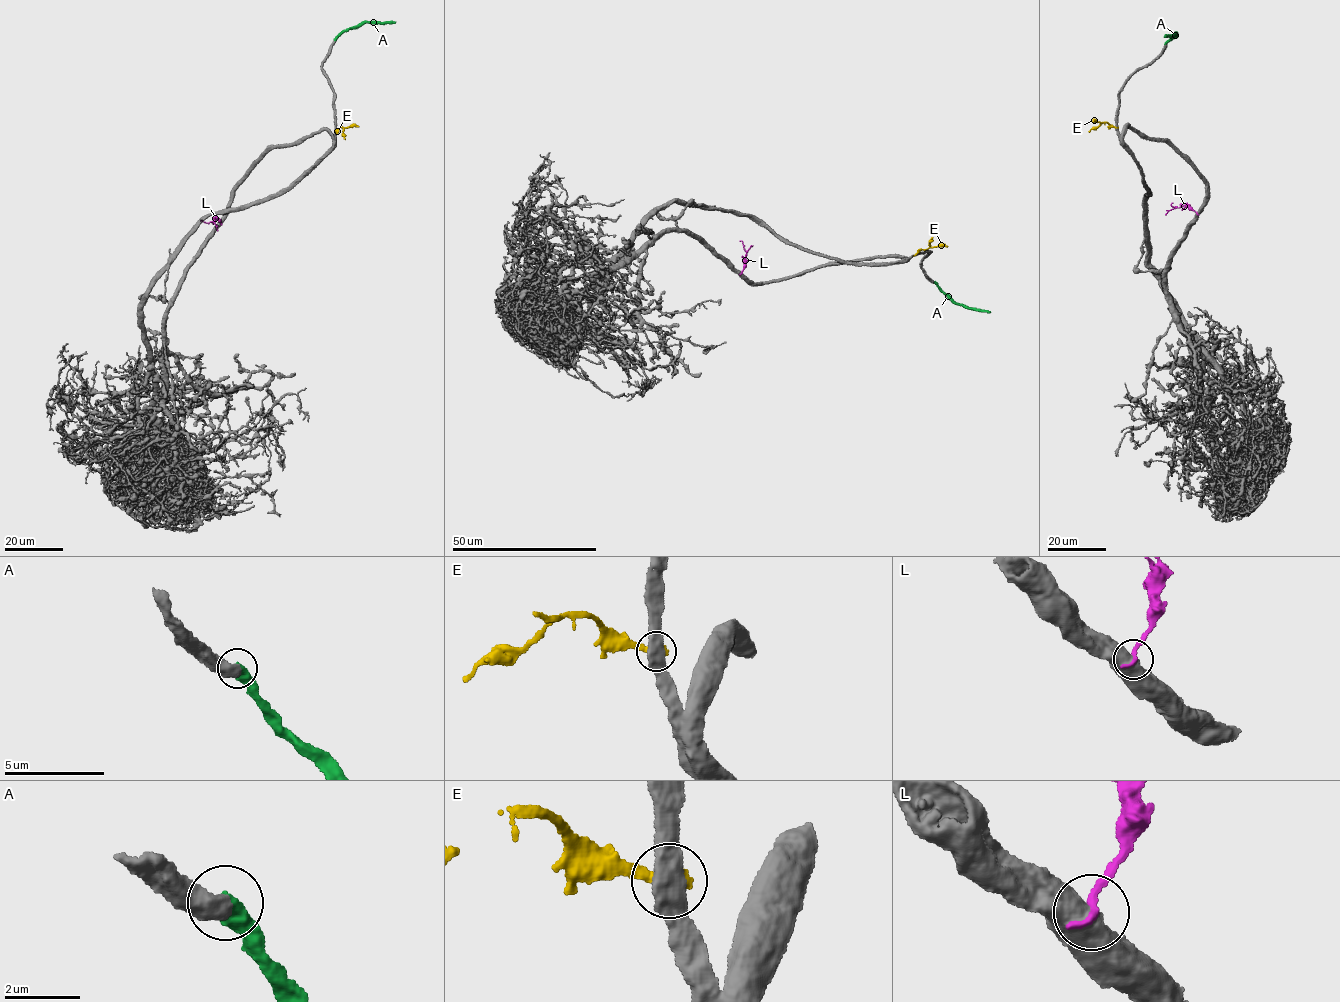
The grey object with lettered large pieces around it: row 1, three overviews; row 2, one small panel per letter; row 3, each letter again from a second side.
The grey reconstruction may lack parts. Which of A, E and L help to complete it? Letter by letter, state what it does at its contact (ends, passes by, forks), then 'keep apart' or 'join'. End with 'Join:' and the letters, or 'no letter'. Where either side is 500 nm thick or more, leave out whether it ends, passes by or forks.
A: join
E: it ends; keep apart
L: keep apart
Join: A

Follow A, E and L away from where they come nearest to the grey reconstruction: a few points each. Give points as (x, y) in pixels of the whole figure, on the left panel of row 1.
A: (335, 39), (360, 23), (395, 22)
E: (335, 132), (341, 128), (358, 127)
L: (221, 223), (215, 218), (214, 222), (201, 220)

